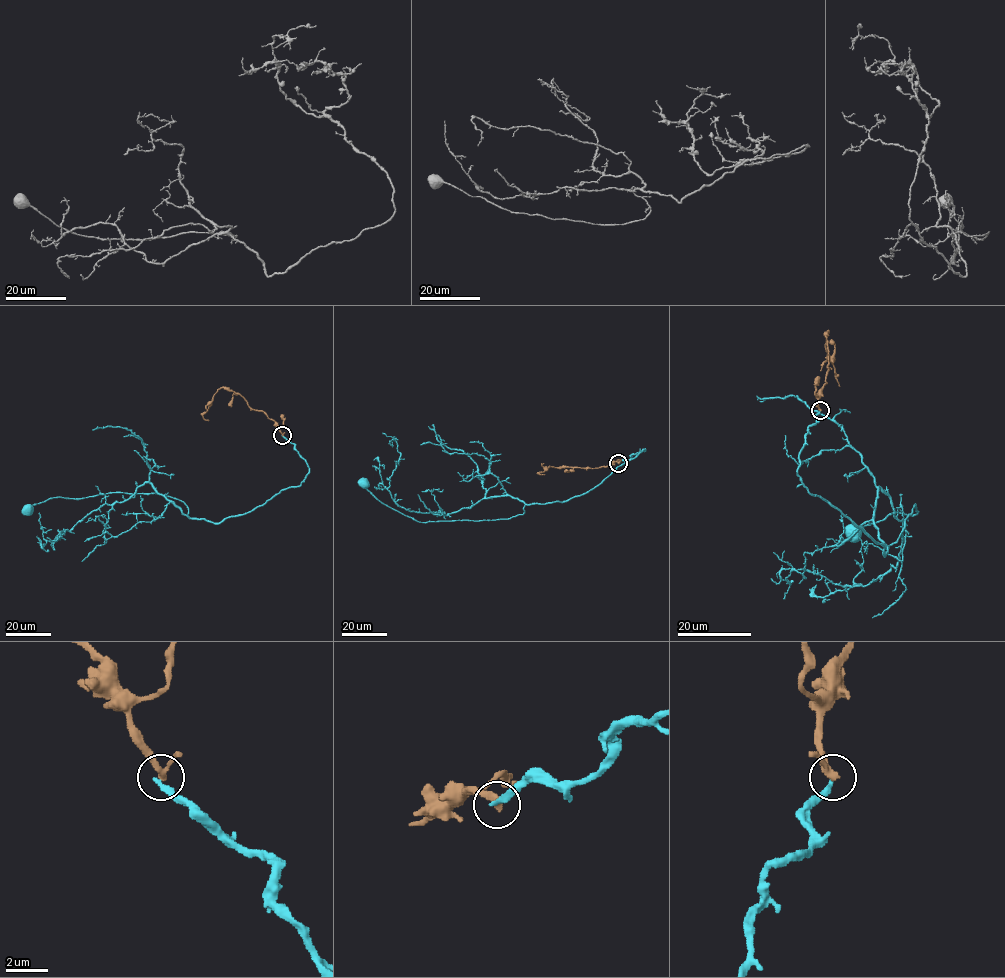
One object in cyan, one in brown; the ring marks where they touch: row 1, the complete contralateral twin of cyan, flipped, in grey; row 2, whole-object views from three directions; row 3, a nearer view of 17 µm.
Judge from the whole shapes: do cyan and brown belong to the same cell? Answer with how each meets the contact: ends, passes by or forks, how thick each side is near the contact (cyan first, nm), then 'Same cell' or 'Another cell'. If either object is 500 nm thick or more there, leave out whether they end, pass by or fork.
At the ring cyan ends. At the ring brown passes by. Thickness 280 nm (cyan) against 280 nm. Another cell

